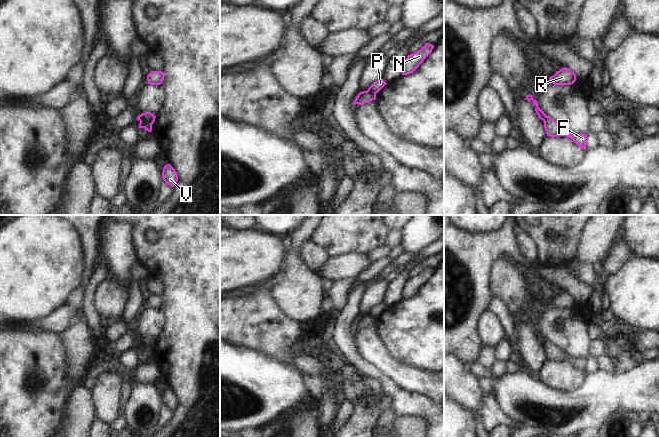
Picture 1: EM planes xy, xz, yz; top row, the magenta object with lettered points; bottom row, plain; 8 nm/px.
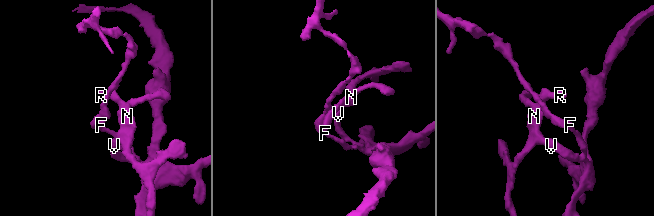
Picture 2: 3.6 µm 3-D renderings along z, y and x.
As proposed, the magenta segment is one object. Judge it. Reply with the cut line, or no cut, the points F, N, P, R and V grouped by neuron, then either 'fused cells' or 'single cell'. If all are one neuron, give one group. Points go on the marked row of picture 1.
xy (140, 115), (151, 124) | F N R V / P | fused cells

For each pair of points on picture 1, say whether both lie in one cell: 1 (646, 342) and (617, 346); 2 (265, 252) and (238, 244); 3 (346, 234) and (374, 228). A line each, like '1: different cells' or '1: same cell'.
1: same cell
2: same cell
3: same cell

